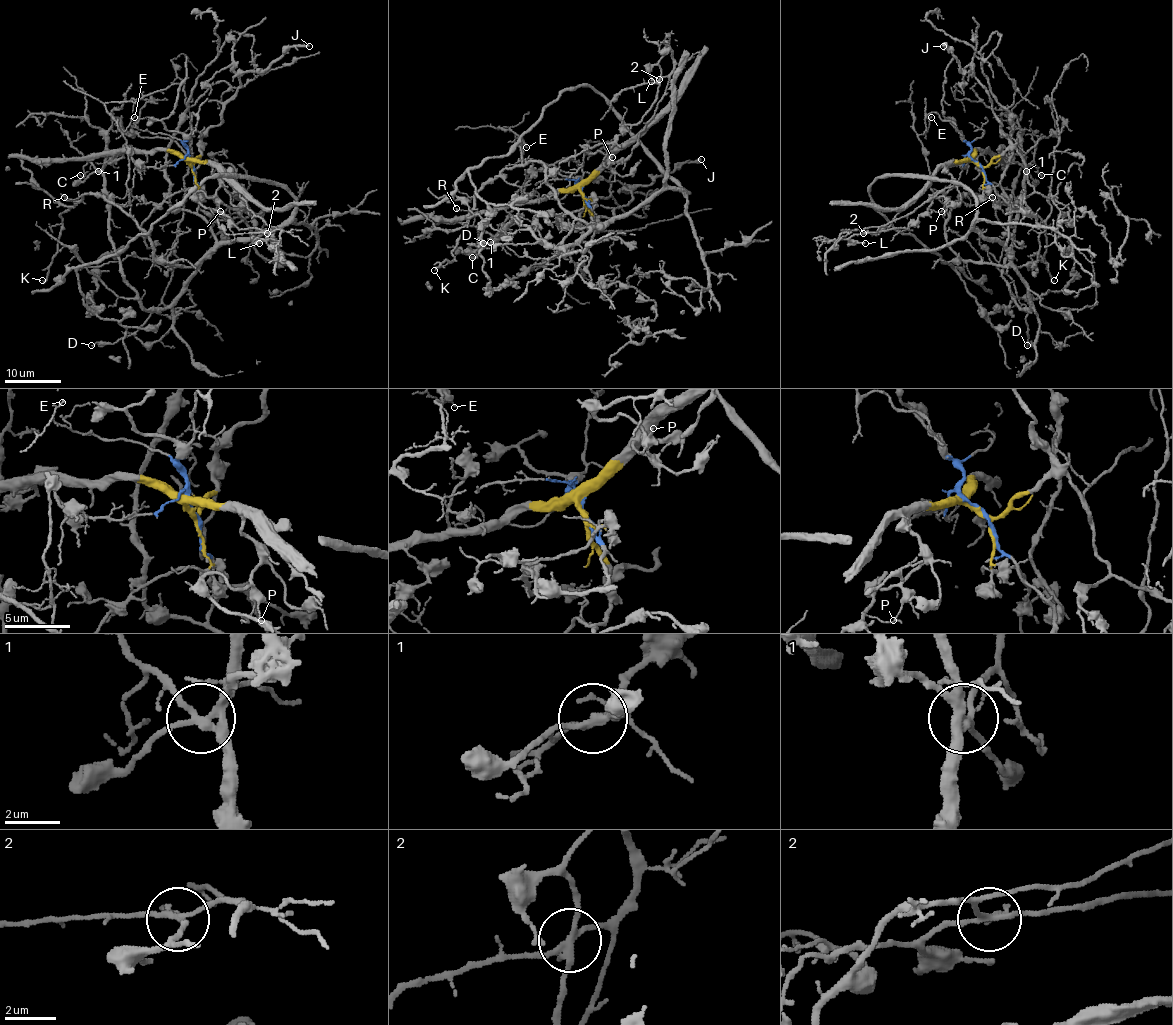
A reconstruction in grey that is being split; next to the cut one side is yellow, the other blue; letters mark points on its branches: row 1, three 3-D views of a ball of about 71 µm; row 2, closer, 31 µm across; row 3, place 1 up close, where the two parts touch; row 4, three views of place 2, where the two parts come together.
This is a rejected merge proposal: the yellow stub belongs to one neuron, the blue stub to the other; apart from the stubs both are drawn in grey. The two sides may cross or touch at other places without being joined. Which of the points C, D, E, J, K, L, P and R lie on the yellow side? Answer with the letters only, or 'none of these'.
J, L, P

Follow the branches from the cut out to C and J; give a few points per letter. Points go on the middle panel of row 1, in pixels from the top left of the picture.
C: (581, 192), (591, 209), (590, 226), (607, 222), (595, 226), (579, 243), (545, 246), (515, 218), (471, 257)
J: (583, 192), (593, 225), (612, 216), (636, 187), (649, 185), (686, 161), (701, 160)

